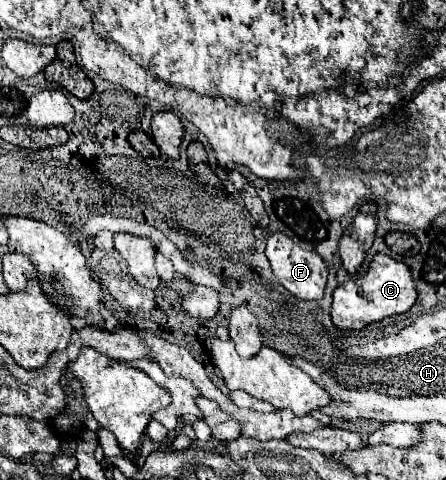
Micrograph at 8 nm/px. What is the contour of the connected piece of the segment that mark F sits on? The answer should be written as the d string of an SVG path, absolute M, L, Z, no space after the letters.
M276 232L270 234L268 238L268 246L266 246L266 256L270 260L272 272L274 276L280 280L280 284L296 298L300 300L320 300L324 294L324 286L326 286L326 276L328 276L328 268L324 264L324 260L310 250L300 248L298 244L294 244L286 234Z

